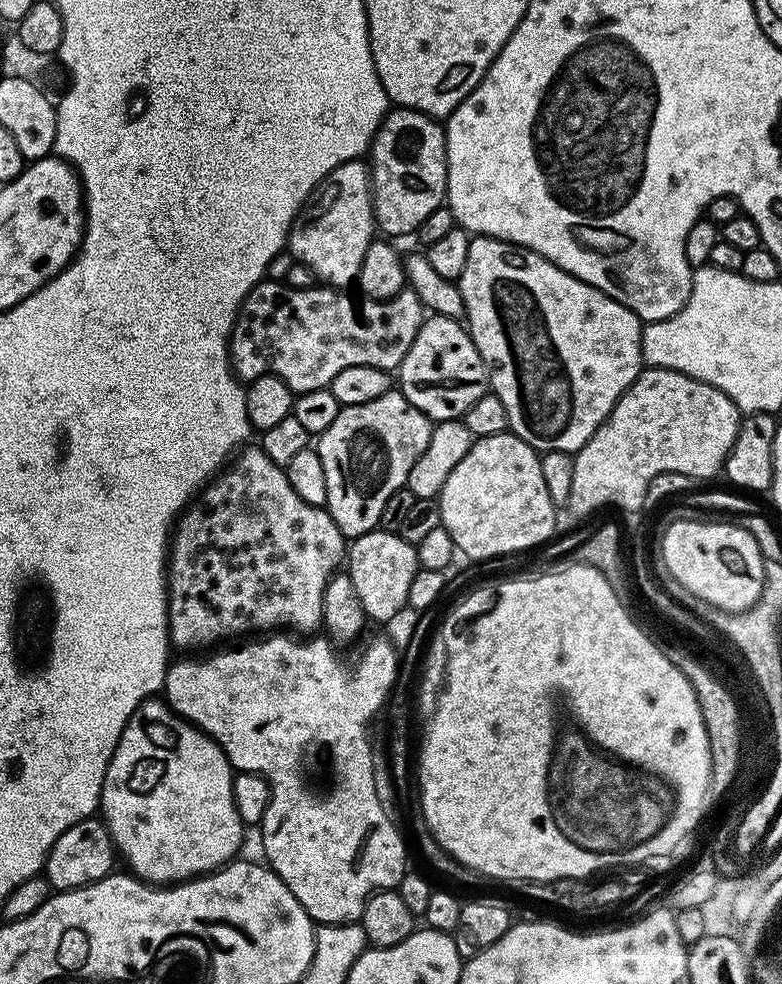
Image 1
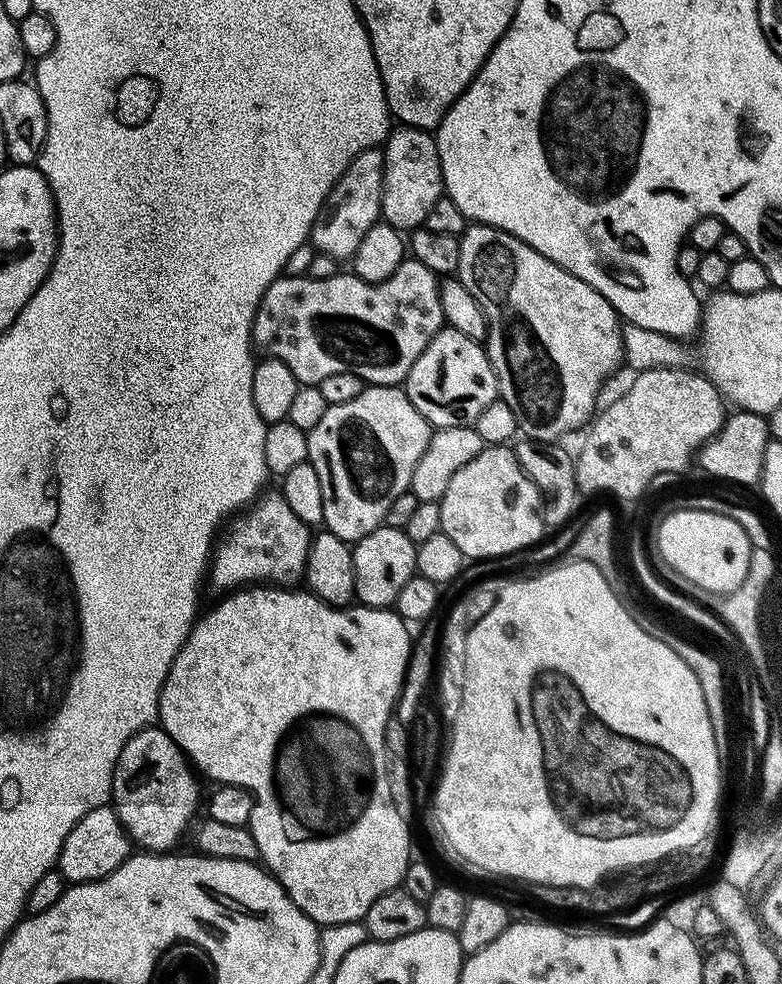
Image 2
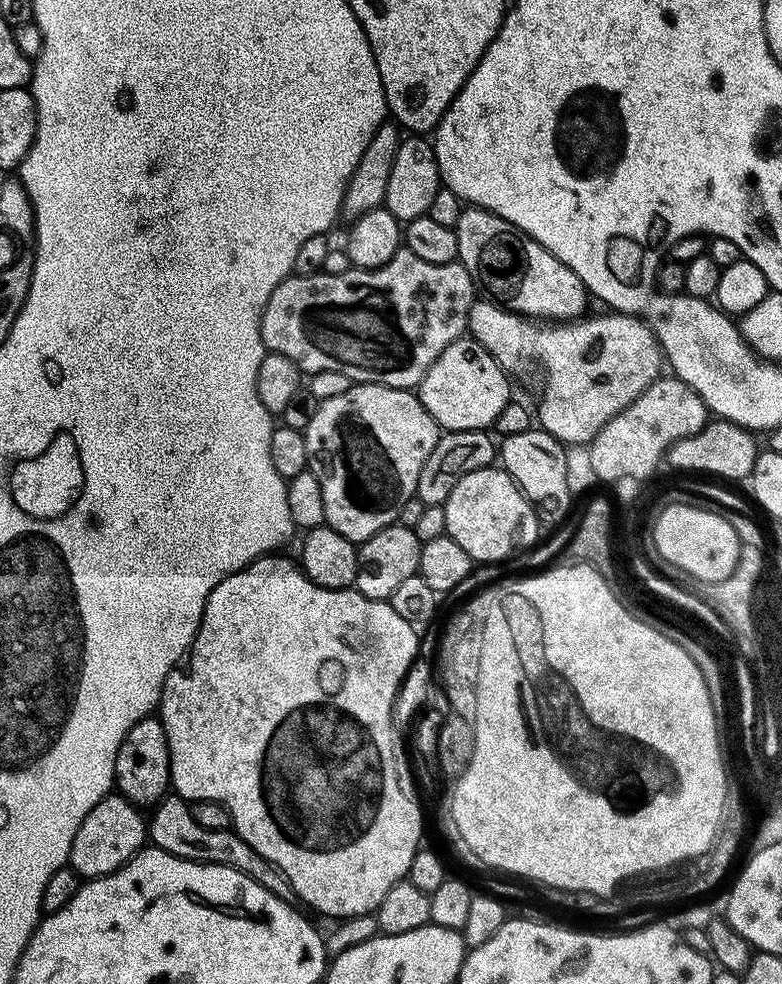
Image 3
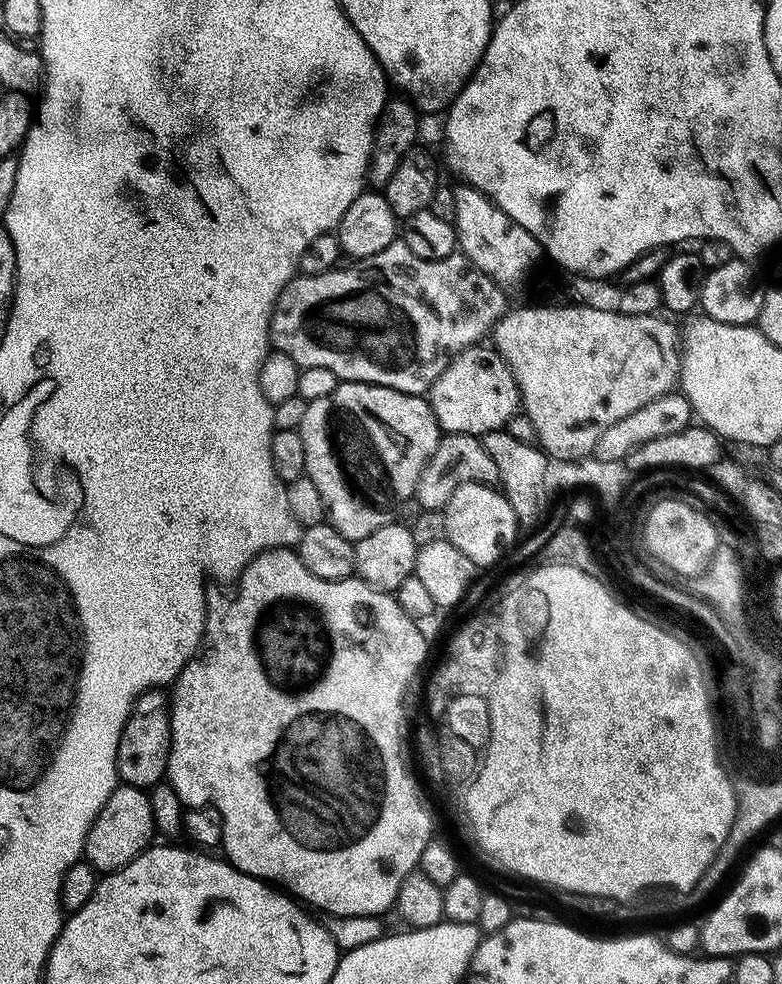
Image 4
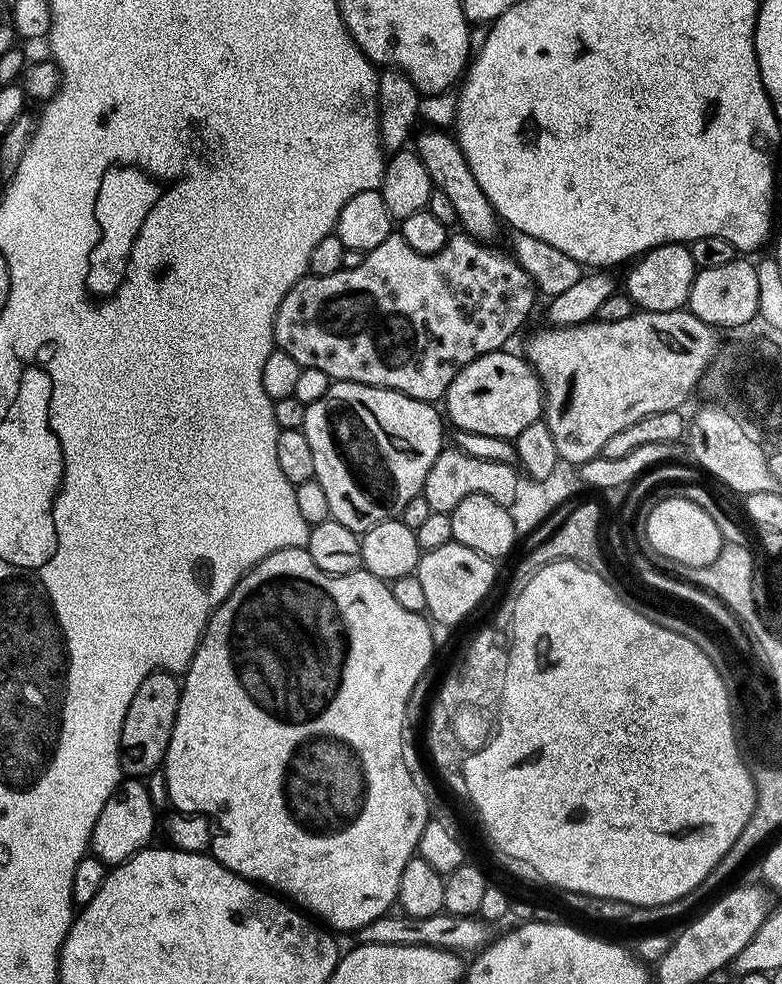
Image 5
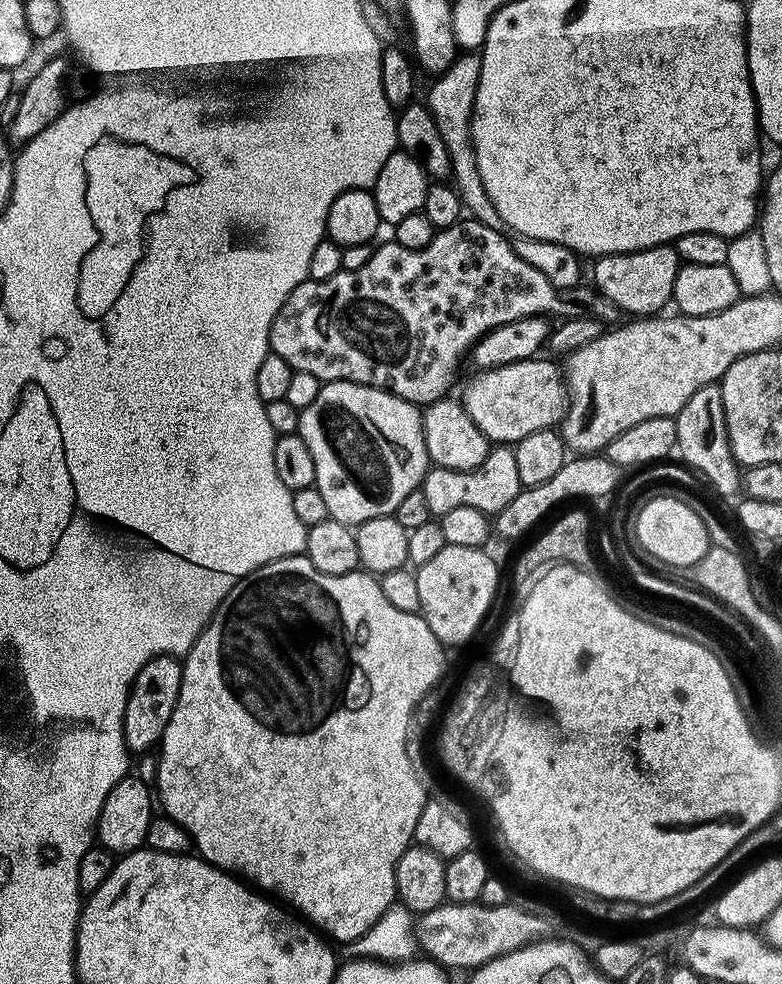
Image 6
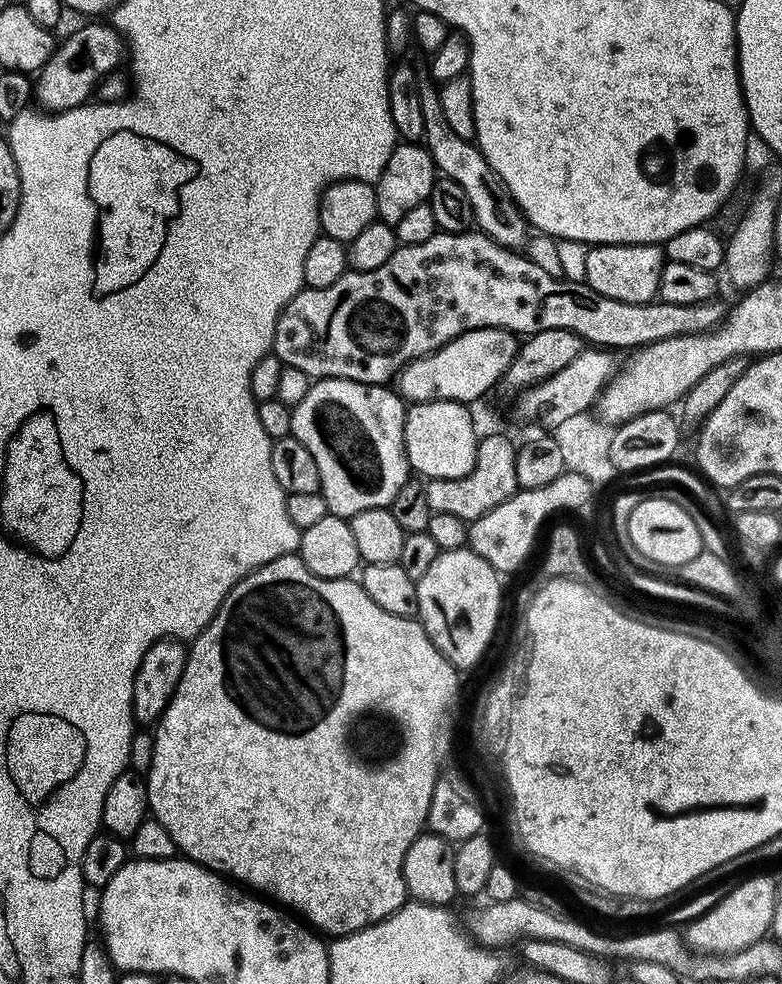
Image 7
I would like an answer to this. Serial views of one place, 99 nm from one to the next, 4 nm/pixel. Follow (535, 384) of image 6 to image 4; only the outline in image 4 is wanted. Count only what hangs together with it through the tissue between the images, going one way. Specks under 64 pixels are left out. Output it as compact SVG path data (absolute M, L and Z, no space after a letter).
M477 346L462 350L442 370L438 382L426 399L432 406L432 413L445 433L461 432L483 437L485 432L499 432L507 429L508 423L521 411L520 391L508 363L500 357L495 347Z

